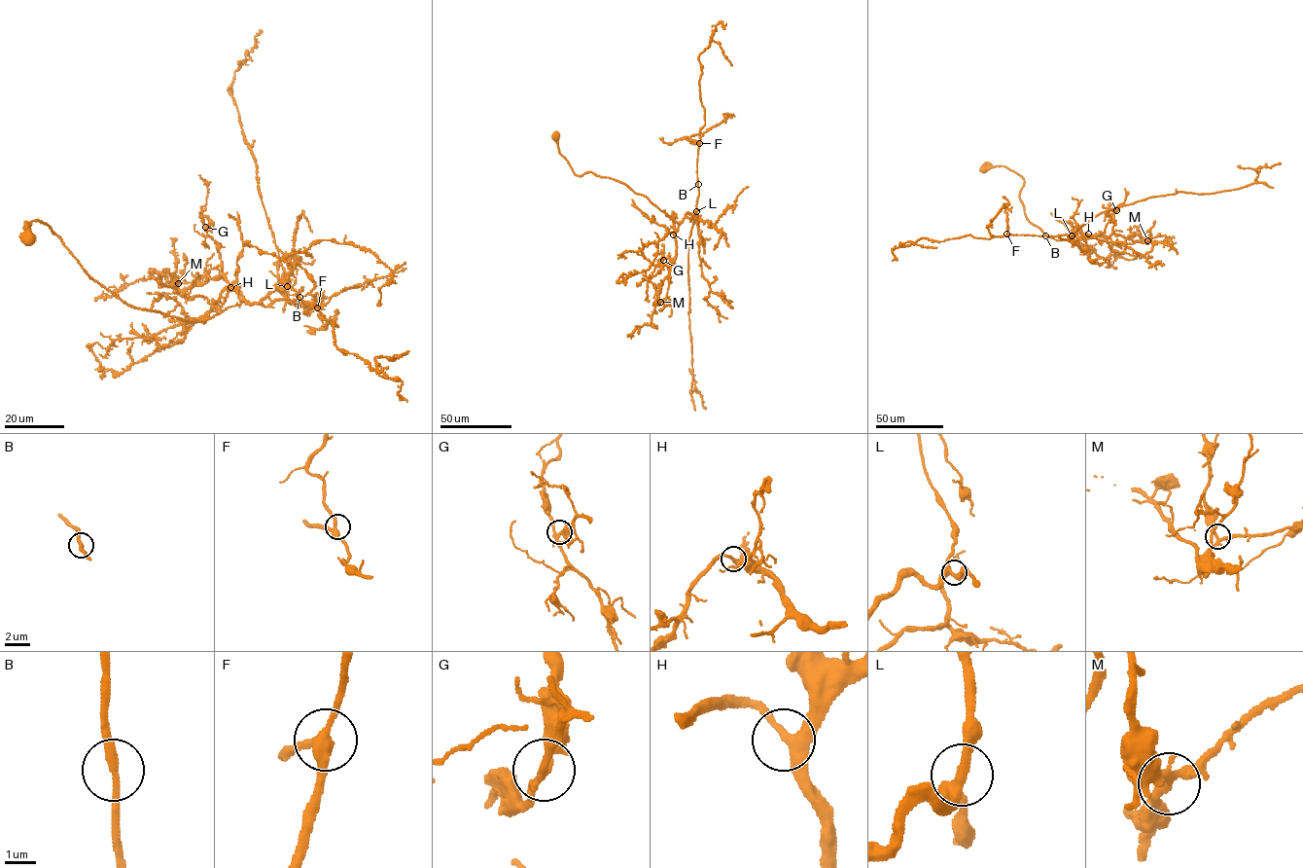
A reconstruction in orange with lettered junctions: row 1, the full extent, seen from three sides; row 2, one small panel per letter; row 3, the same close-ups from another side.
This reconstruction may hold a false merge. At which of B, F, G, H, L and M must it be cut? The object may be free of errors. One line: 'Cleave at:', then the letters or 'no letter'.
Cleave at: no letter

